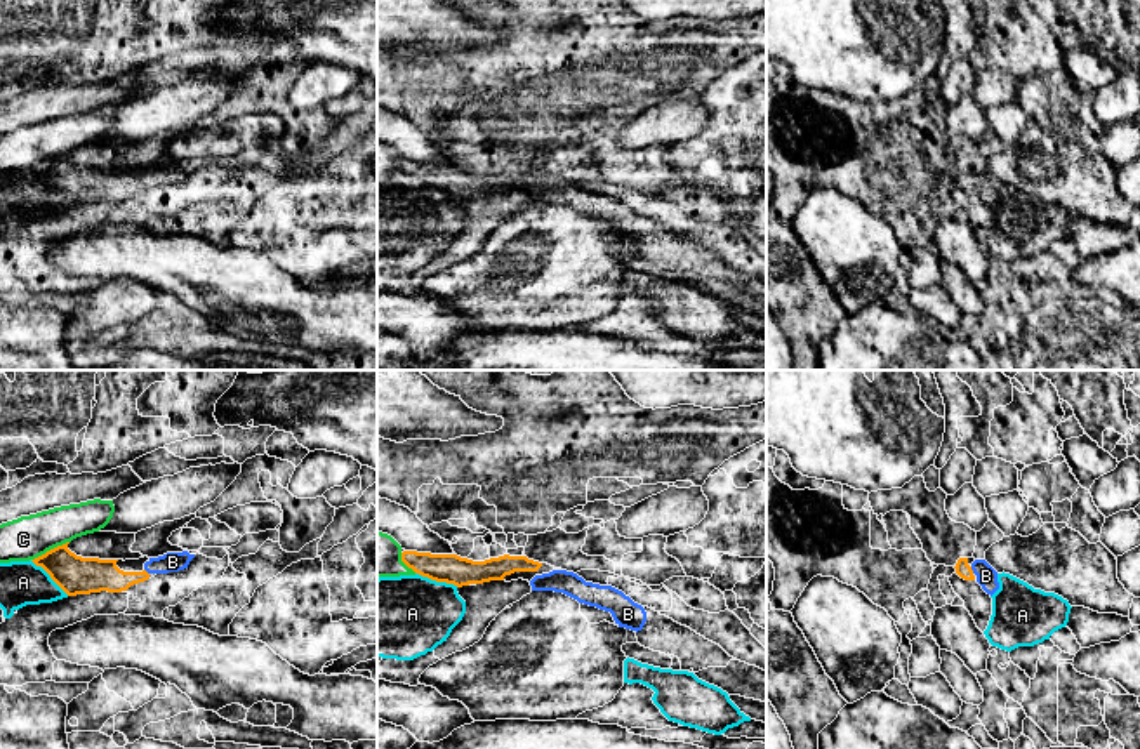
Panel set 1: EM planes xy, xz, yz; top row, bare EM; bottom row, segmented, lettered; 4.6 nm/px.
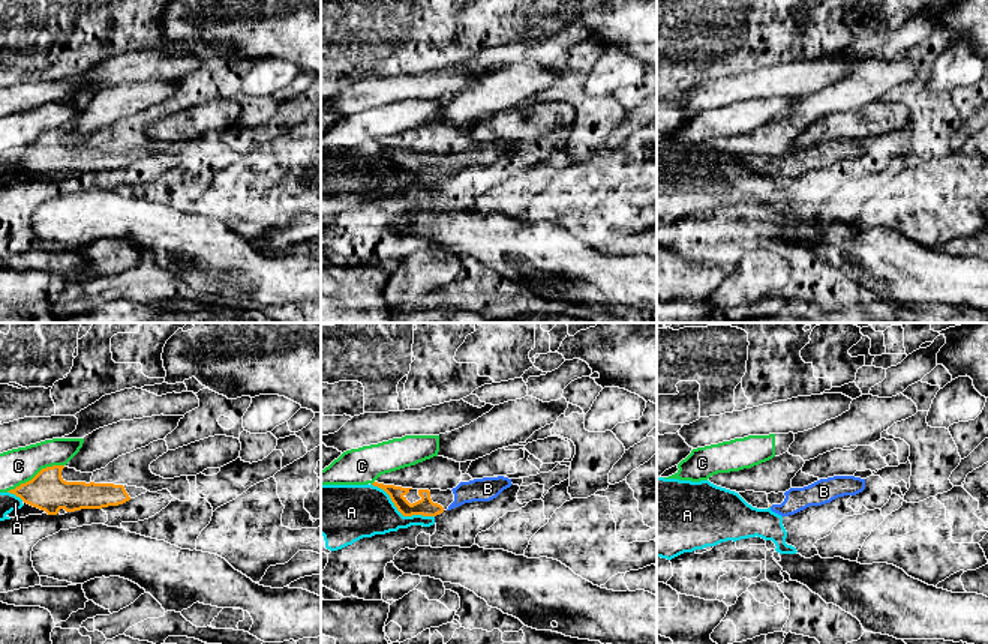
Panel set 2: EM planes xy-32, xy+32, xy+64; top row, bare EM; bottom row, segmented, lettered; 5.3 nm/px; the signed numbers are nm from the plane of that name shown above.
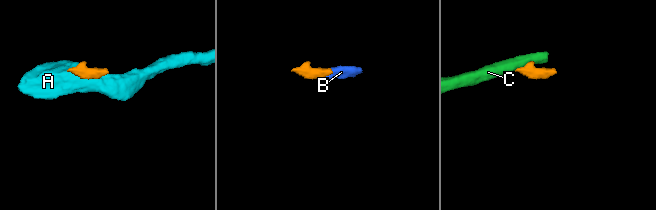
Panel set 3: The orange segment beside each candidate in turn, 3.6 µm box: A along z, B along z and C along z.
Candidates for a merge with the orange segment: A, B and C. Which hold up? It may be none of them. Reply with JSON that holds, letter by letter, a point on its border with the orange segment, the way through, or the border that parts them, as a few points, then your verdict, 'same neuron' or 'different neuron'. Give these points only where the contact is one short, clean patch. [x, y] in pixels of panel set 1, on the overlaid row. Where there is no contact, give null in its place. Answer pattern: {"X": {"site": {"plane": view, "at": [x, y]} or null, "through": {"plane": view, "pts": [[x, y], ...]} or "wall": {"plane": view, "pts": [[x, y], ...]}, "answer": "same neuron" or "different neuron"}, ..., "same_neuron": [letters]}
{"A": {"site": {"plane": "xz", "at": [437, 581]}, "answer": "different neuron"}, "B": {"site": {"plane": "yz", "at": [972, 570]}, "through": {"plane": "yz", "pts": [[963, 569], [972, 570], [980, 570], [986, 576]]}, "answer": "same neuron"}, "C": {"site": {"plane": "xy", "at": [51, 550]}, "wall": {"plane": "xy", "pts": [[68, 541], [32, 560]]}, "answer": "different neuron"}, "same_neuron": ["B"]}

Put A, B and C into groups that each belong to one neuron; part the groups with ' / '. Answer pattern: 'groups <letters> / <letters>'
groups A / B / C

